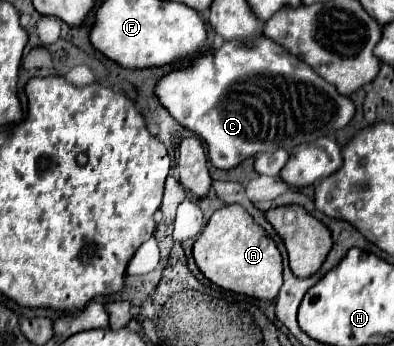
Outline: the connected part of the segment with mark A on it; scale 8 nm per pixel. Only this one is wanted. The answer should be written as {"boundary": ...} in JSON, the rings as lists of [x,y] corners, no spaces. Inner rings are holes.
{"boundary":[[[224,205],[212,213],[194,243],[194,261],[214,285],[254,299],[272,301],[282,287],[282,257],[276,243],[240,205]]]}

